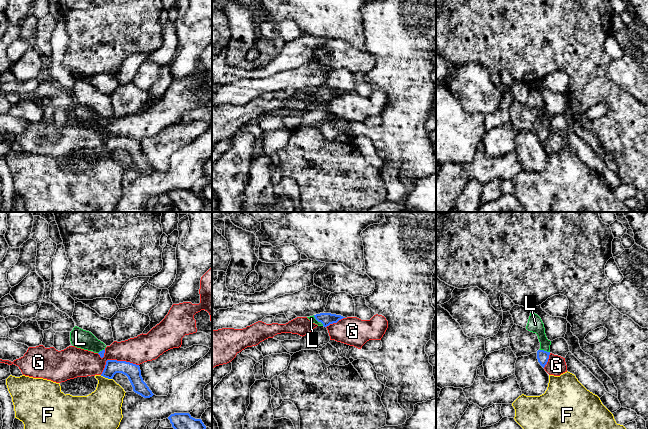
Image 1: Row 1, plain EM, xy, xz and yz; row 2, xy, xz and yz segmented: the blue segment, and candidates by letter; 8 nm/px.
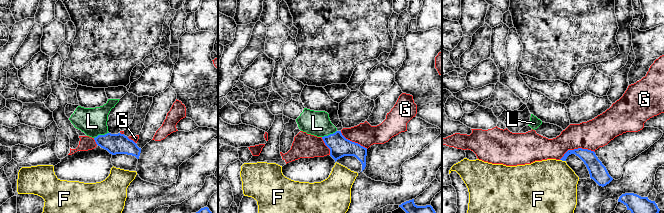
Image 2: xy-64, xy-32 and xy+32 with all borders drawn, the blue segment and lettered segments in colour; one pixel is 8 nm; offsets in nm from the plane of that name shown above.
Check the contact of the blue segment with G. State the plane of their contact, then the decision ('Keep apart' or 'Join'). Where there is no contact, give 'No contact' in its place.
Touches blue in xy. Keep apart

